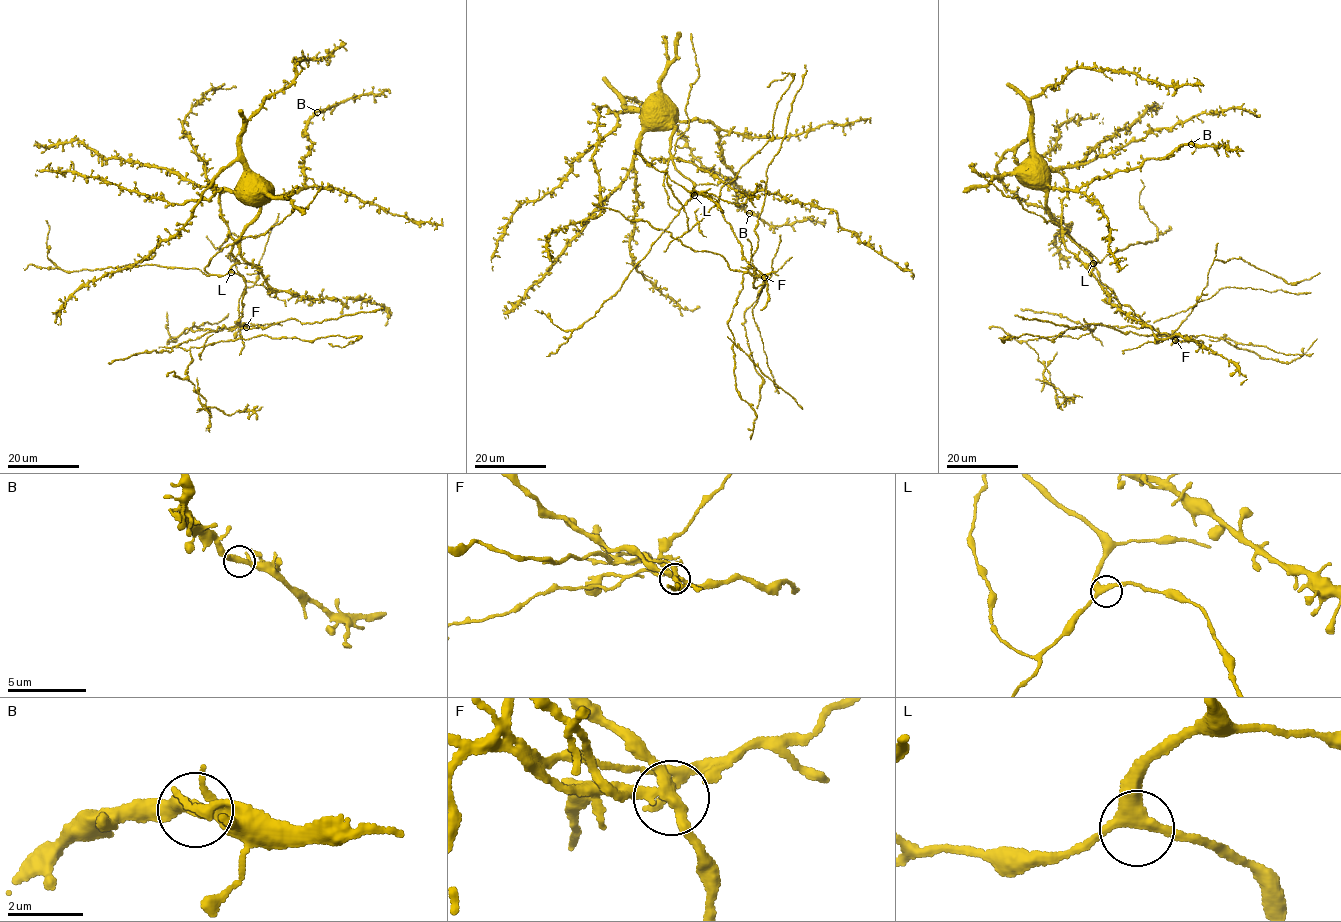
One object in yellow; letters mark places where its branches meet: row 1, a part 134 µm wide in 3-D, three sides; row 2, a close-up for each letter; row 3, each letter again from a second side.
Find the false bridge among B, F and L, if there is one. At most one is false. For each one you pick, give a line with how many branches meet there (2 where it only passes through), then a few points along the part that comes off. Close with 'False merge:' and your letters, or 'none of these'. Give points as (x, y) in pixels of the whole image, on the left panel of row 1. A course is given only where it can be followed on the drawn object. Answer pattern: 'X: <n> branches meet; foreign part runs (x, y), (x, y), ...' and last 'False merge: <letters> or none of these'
F: 3 branches meet; foreign part runs (246, 327), (218, 326), (177, 346), (187, 350), (260, 335), (314, 341), (359, 337), (342, 347), (328, 343)
False merge: F

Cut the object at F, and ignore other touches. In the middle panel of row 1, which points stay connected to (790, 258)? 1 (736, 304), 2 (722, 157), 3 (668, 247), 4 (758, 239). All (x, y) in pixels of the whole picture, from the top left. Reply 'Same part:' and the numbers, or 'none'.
Same part: 1, 3, 4

